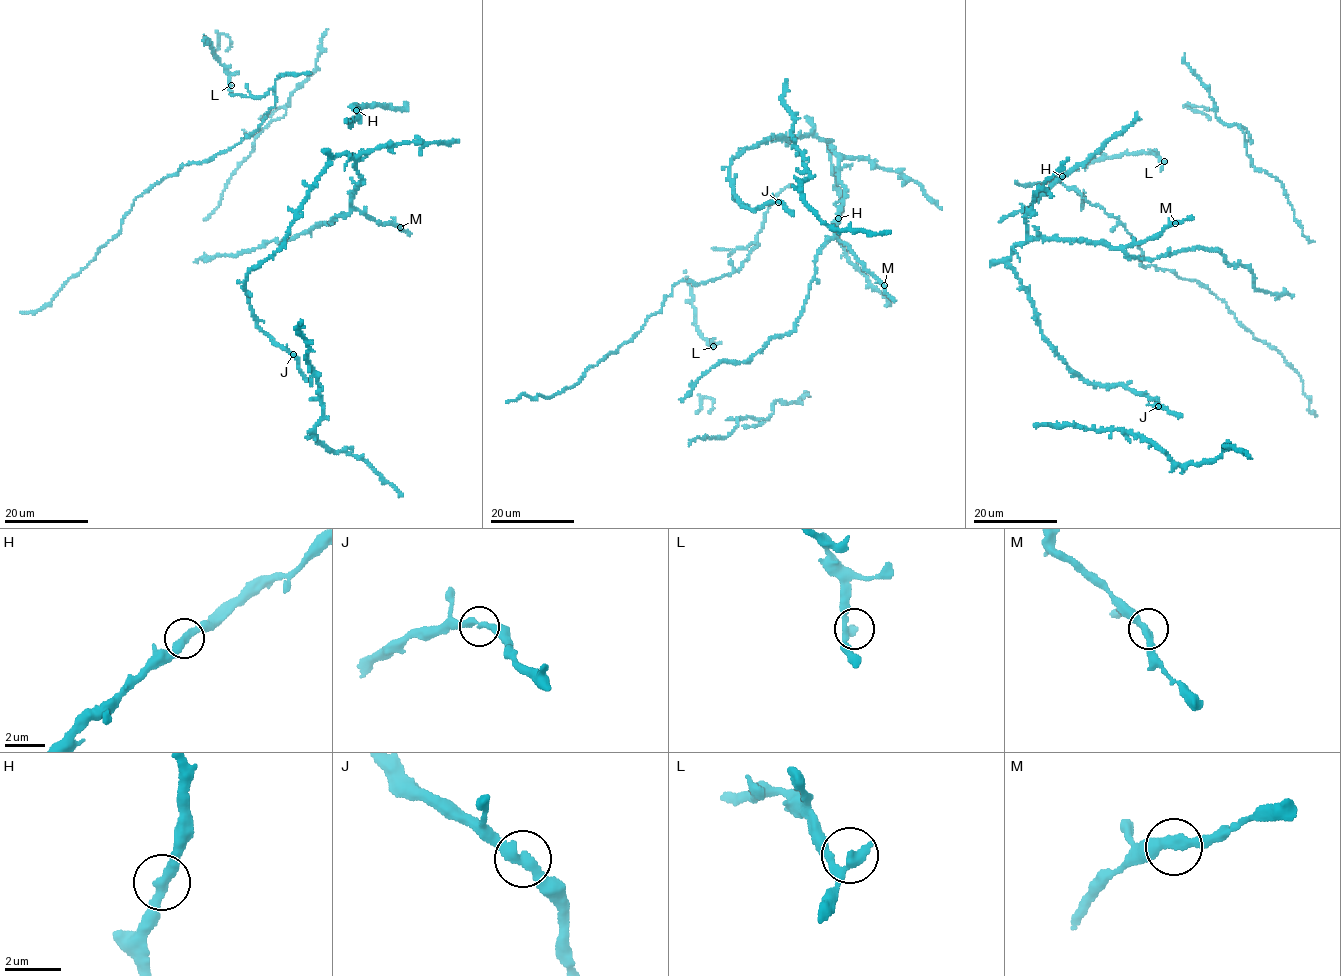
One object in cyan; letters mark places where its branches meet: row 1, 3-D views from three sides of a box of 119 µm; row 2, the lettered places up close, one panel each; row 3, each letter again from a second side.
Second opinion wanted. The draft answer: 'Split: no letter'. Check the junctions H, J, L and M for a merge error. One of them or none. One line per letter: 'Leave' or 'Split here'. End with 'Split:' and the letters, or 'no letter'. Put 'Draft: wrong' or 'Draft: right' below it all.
H: Leave
J: Leave
L: Leave
M: Leave
Split: no letter
Draft: right

